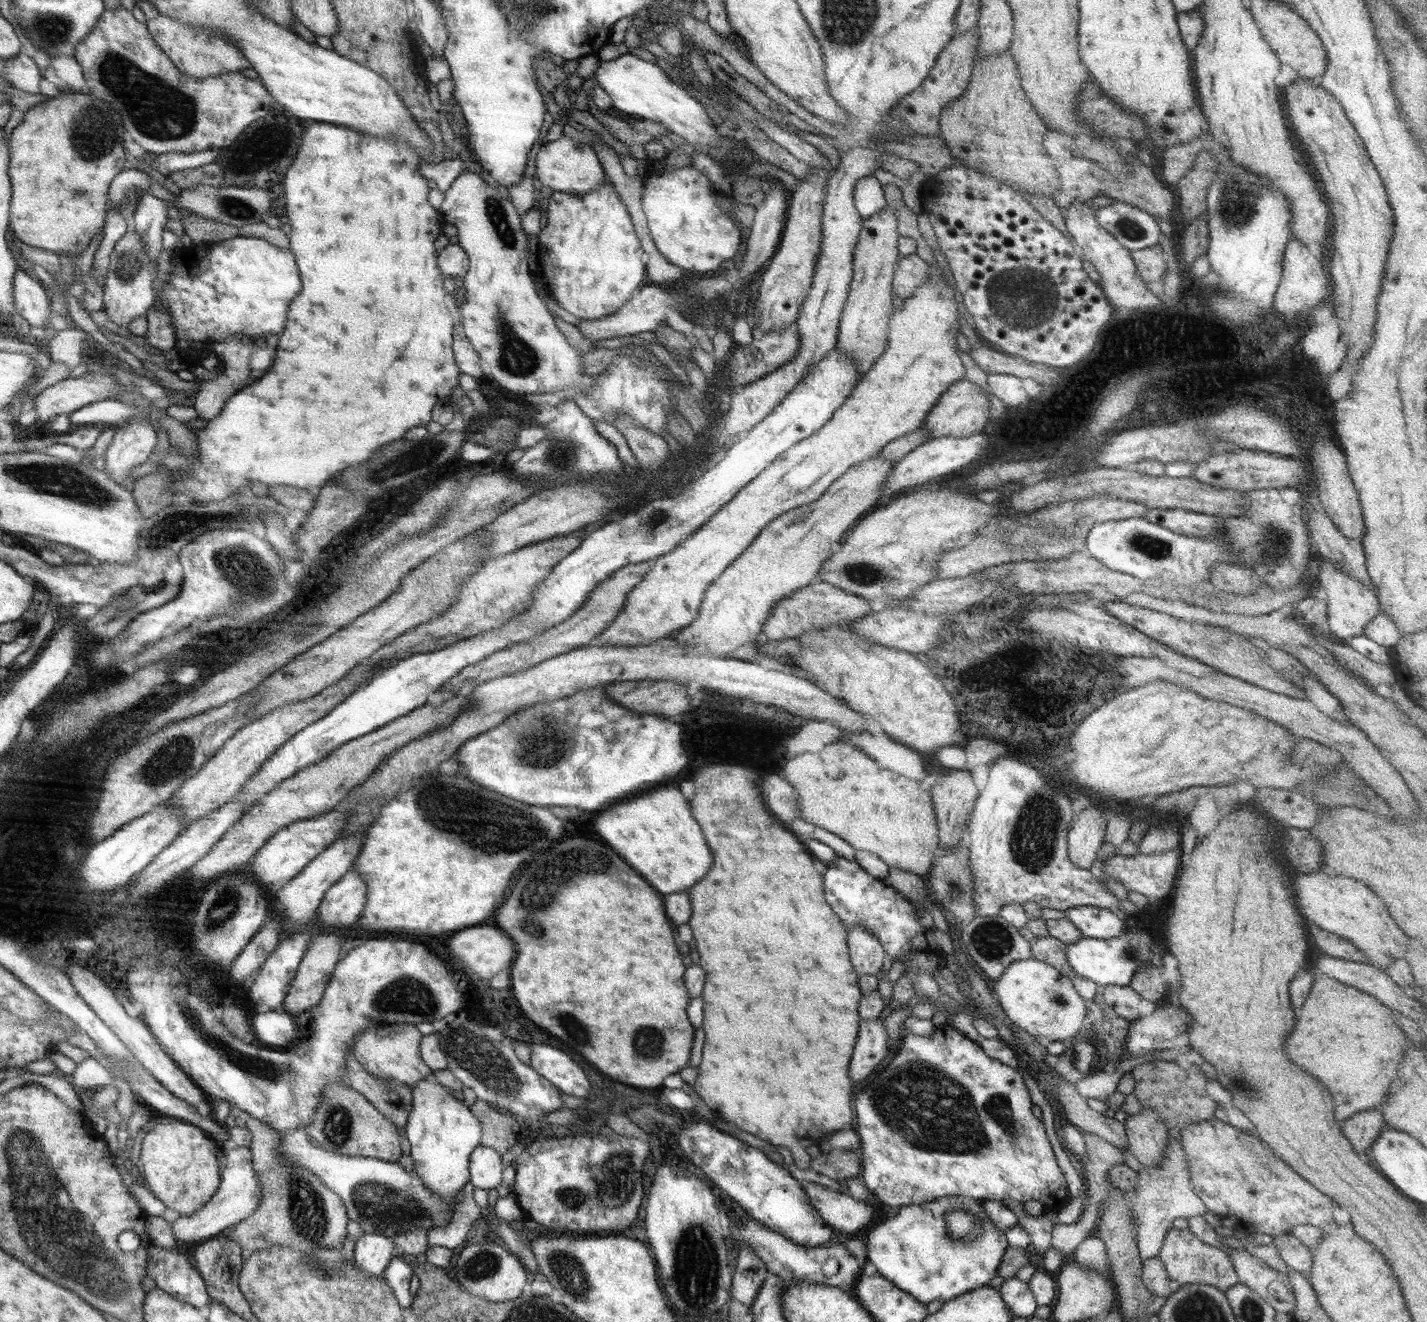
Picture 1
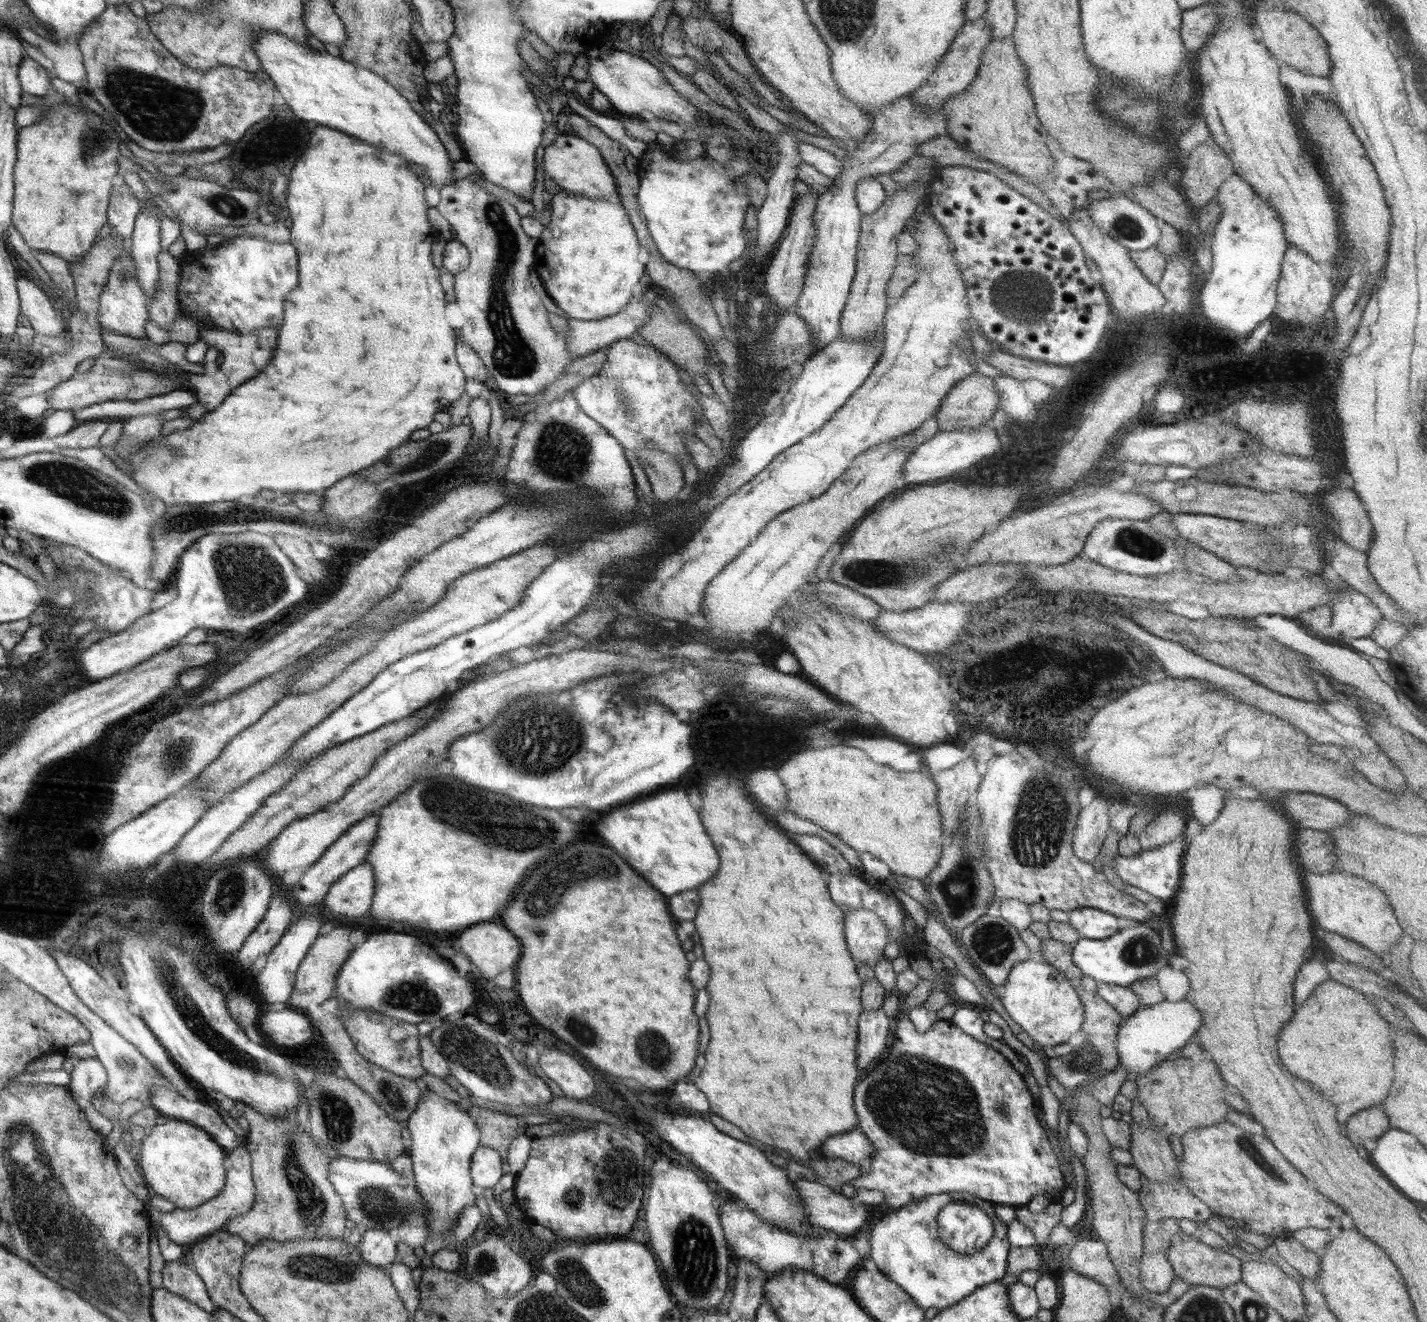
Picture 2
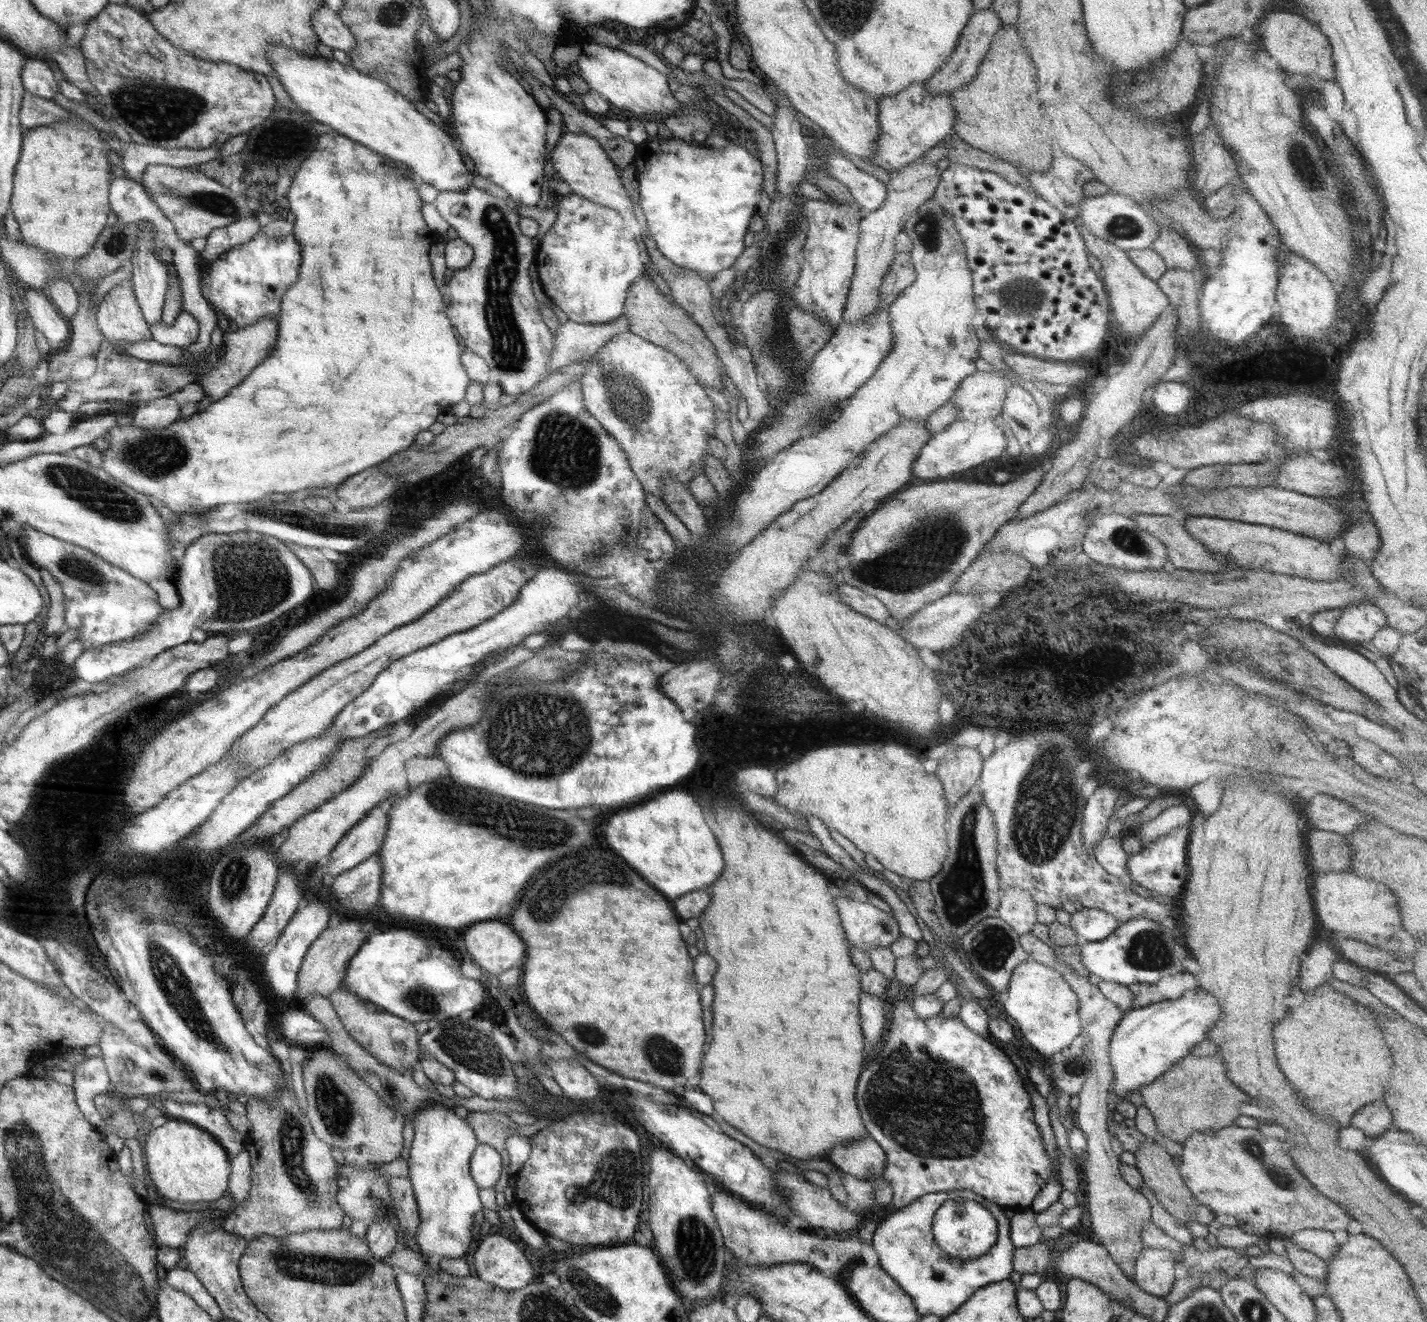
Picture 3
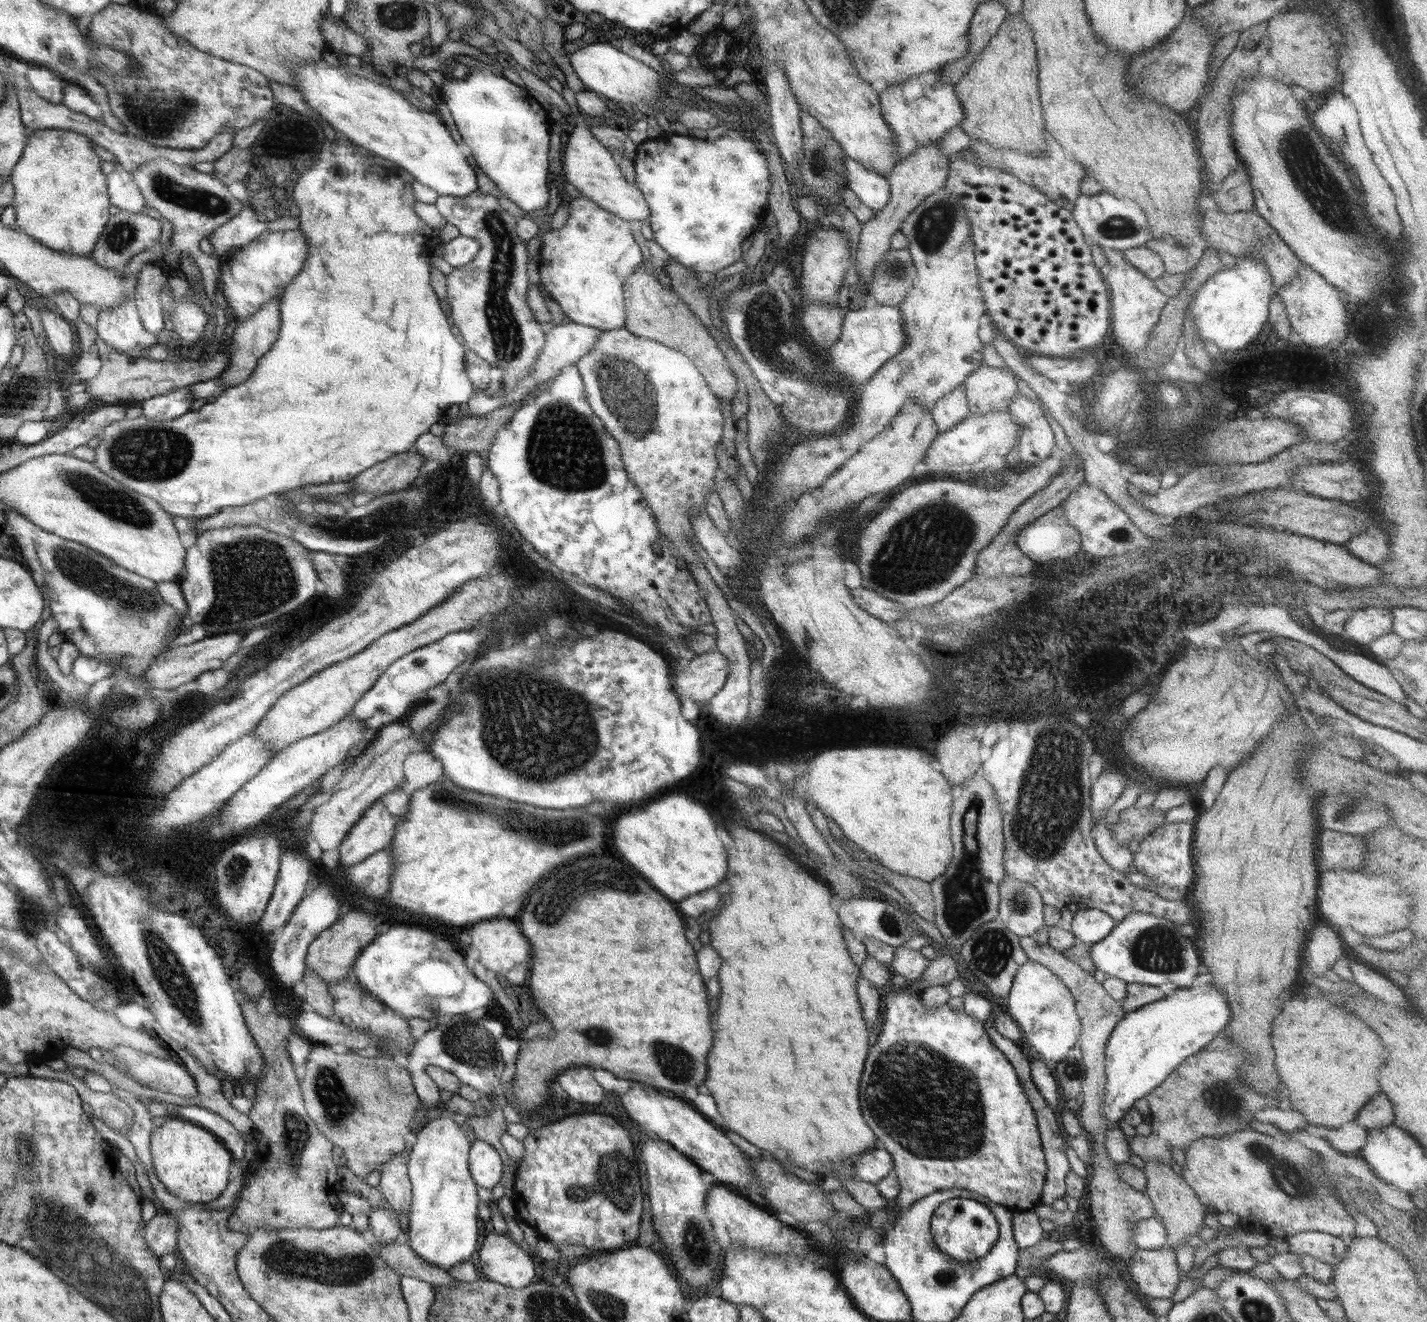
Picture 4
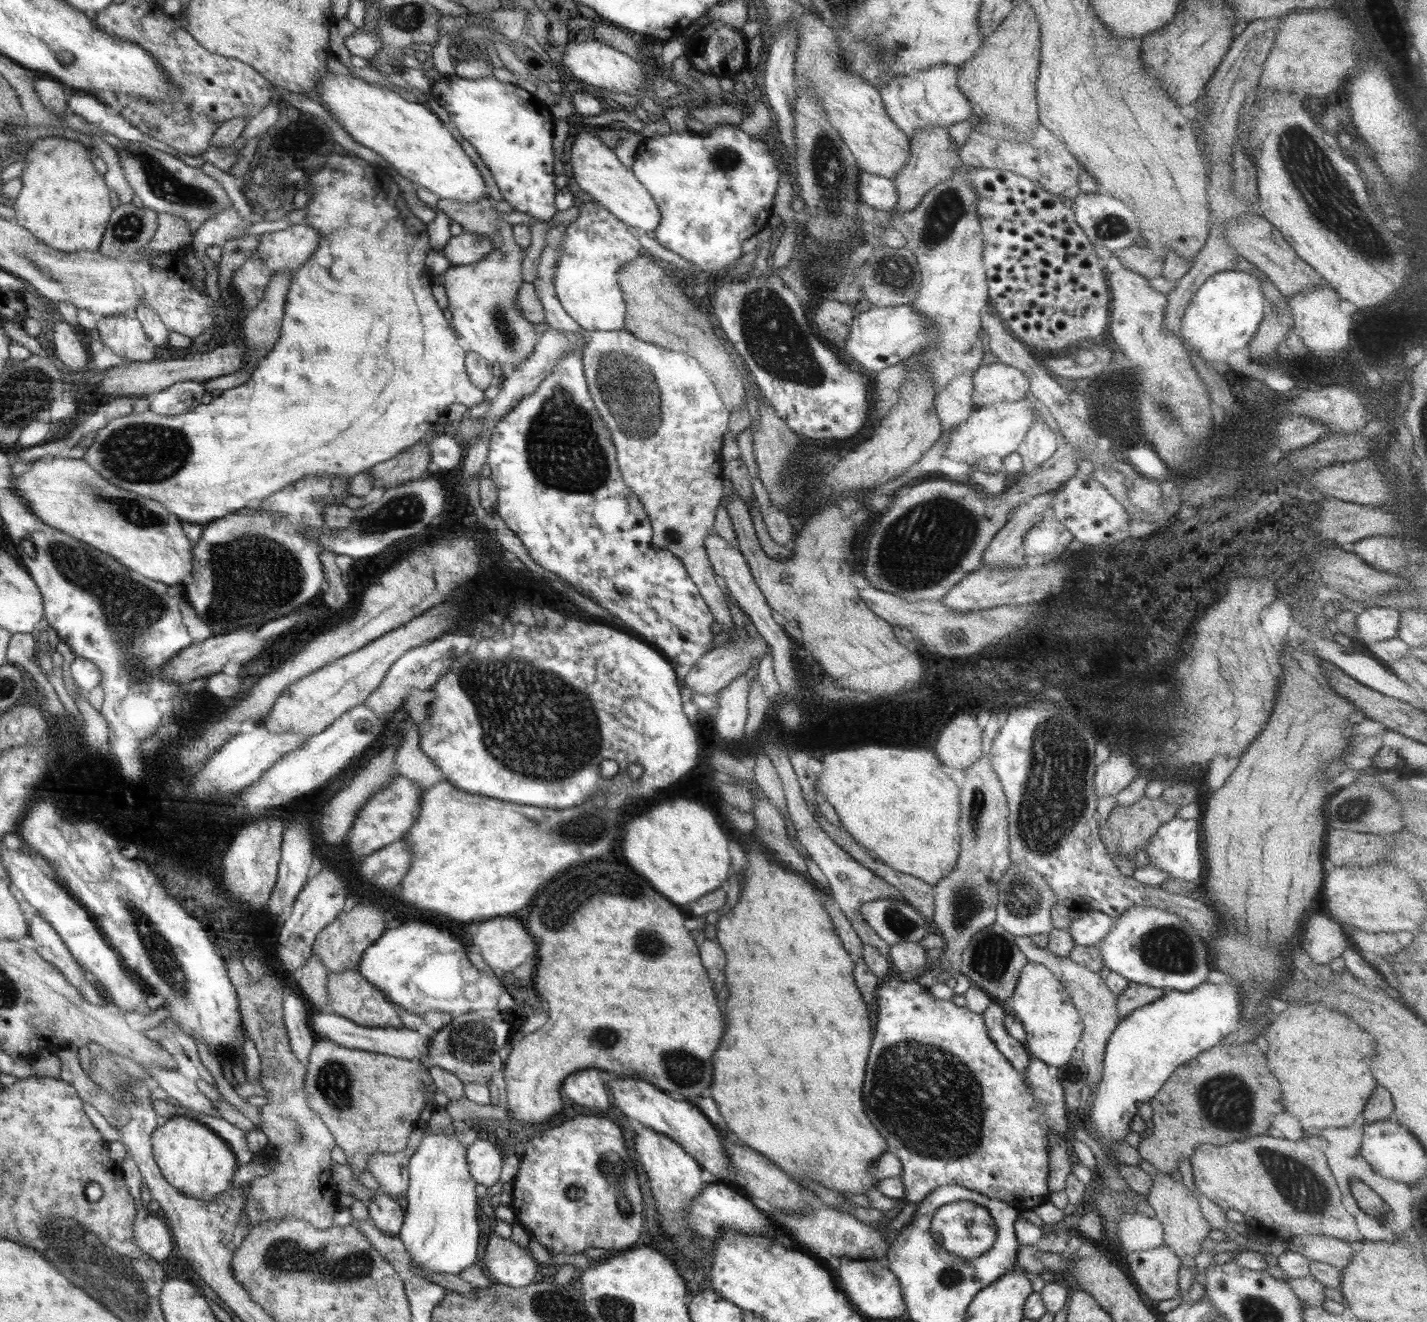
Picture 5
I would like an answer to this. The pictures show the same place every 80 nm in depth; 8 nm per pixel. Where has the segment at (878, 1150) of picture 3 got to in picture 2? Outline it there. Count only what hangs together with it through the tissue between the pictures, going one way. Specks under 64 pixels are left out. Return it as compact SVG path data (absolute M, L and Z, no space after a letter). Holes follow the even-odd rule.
M859 1127L844 1134L830 1136L820 1145L820 1150L828 1158L842 1158L865 1170L873 1153L872 1143Z

